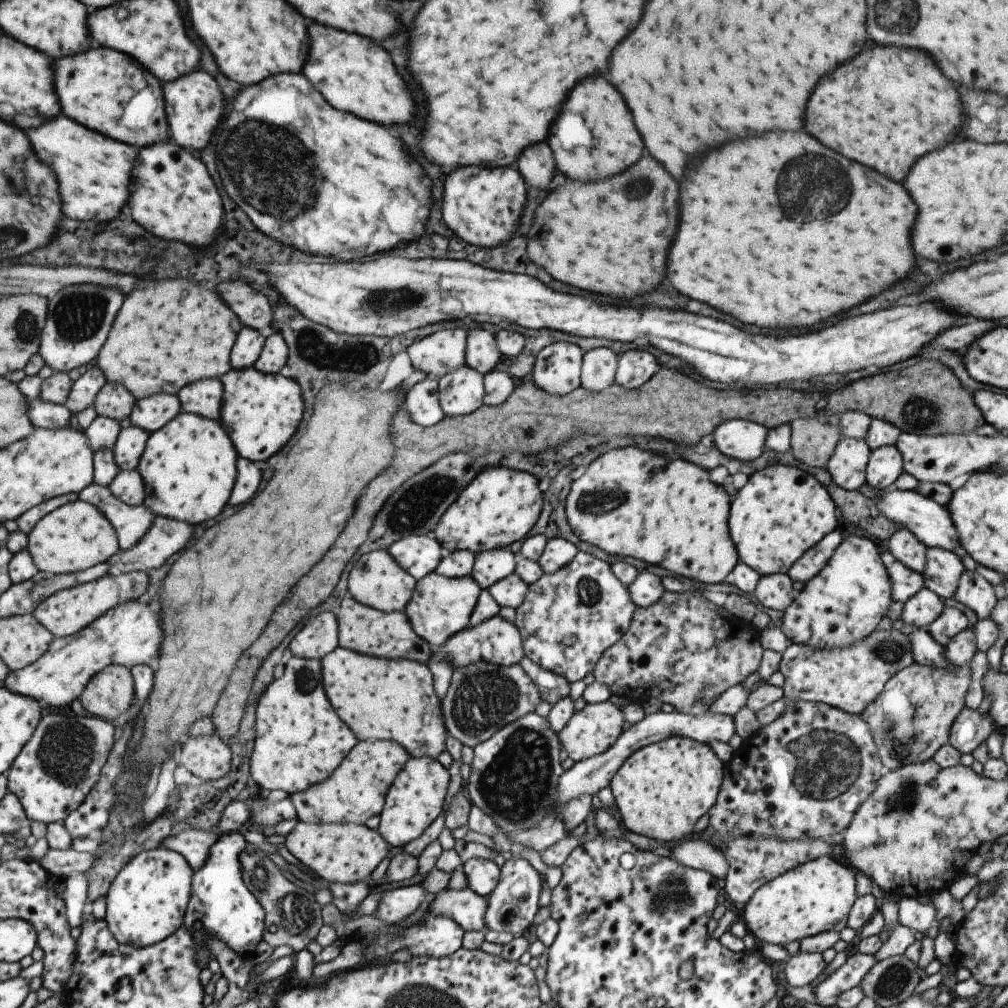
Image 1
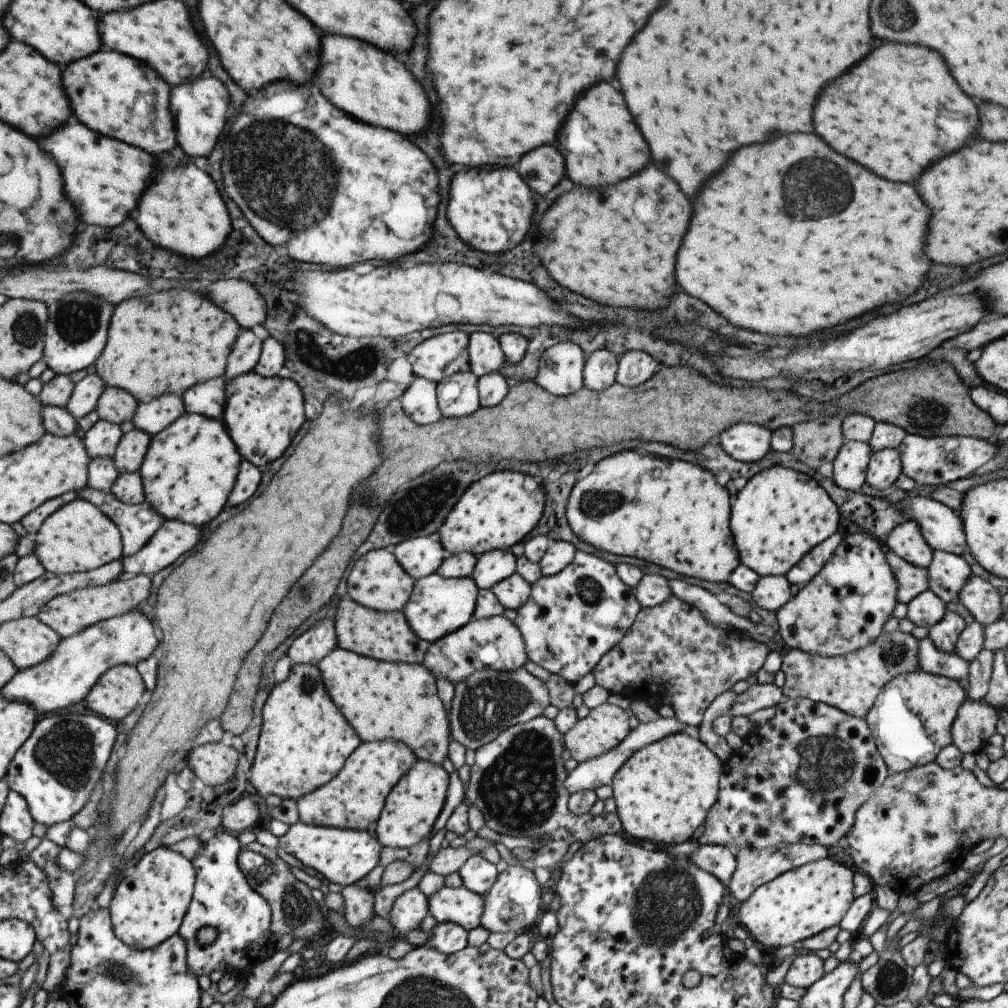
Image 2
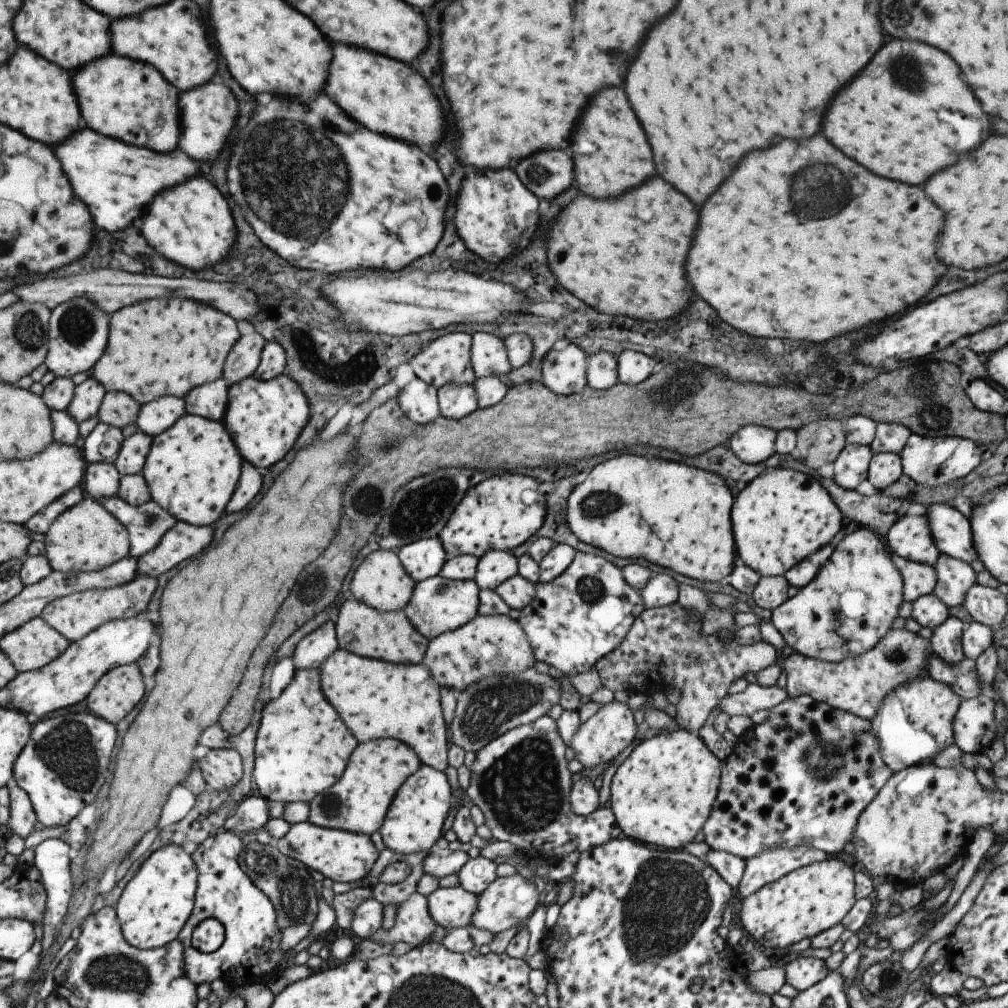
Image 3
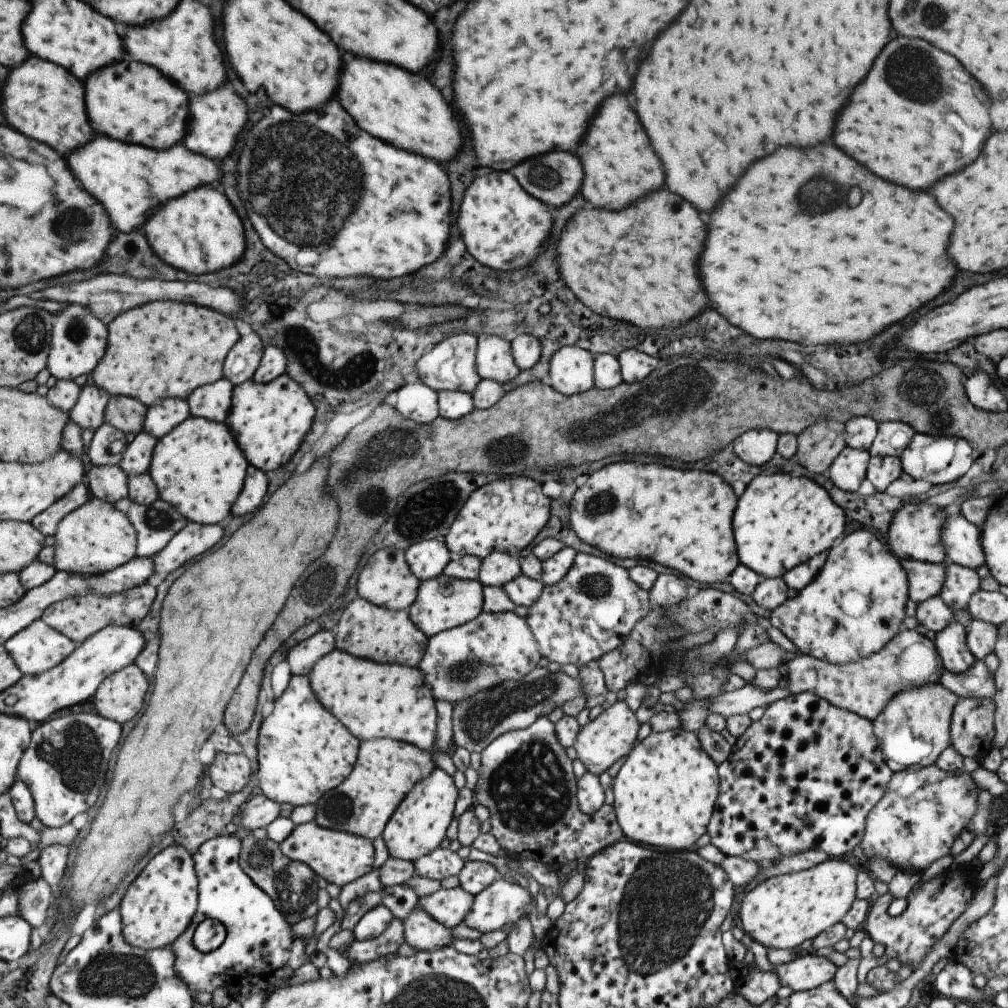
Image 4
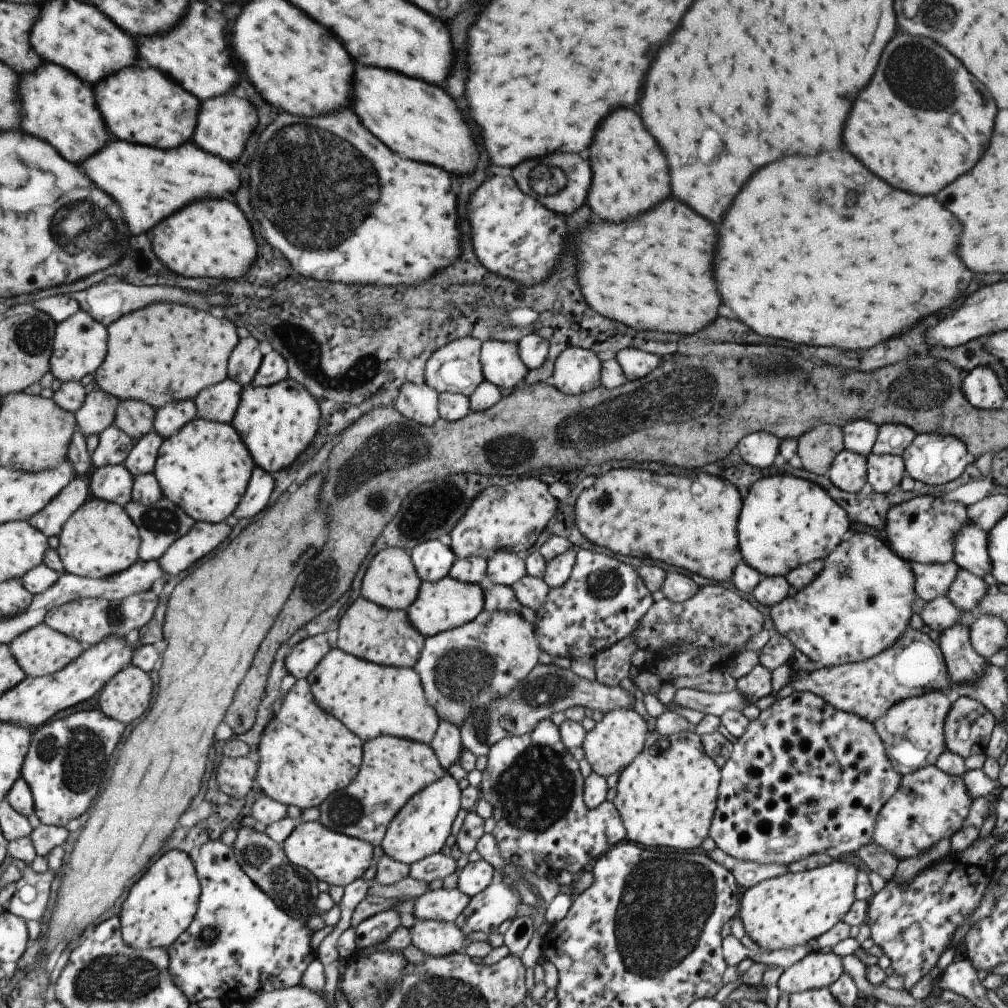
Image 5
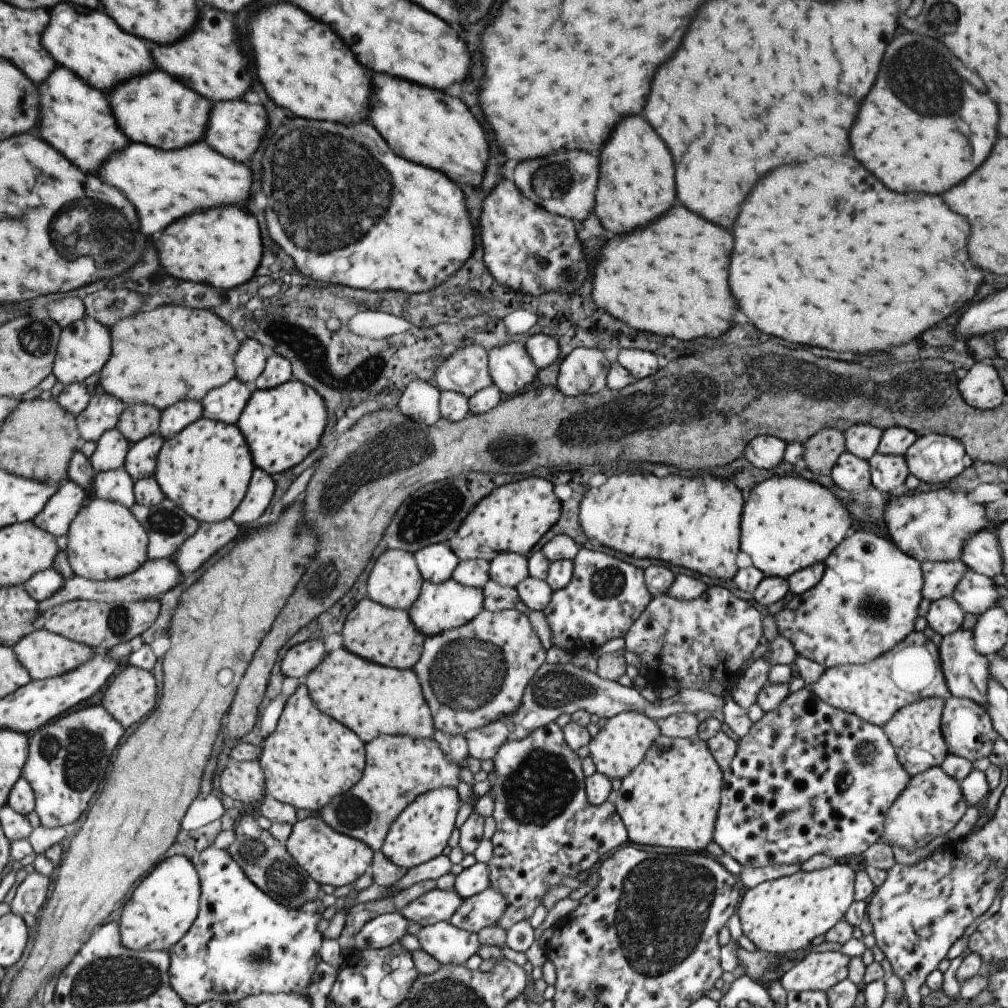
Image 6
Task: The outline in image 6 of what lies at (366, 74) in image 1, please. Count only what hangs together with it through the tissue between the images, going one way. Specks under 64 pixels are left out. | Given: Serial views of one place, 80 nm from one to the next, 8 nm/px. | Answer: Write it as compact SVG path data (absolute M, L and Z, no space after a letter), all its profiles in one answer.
M373 74L369 120L393 154L439 170L457 184L481 184L489 146L481 124L471 116L471 112L467 112L459 98L451 98L443 92L435 92L399 78L389 78L385 74Z

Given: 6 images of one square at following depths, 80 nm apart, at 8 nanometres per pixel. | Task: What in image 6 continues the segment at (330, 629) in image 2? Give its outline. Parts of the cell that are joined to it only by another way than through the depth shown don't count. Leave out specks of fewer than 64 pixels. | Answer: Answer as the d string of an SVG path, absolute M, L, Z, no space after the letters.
M301 641L288 648L279 662L282 677L299 678L311 672L326 655L323 641Z

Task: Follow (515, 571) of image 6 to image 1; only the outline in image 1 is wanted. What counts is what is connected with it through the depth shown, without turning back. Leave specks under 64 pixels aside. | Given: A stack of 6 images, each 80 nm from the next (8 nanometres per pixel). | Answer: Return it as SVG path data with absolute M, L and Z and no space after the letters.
M491 549L474 554L474 563L470 577L480 586L486 589L494 582L509 576L514 572L516 556L505 549Z

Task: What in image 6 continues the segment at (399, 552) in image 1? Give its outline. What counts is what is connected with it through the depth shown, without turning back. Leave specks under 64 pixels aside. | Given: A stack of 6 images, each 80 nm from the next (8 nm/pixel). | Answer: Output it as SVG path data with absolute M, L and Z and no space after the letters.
M447 543L427 545L425 548L415 551L412 555L422 580L433 584L442 583L449 579L460 561Z

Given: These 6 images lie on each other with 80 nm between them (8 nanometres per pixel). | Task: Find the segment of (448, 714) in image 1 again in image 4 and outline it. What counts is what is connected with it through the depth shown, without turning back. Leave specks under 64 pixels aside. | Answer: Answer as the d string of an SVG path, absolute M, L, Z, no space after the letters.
M537 666L514 681L505 681L500 685L472 694L468 699L452 708L452 744L471 752L481 752L492 740L509 731L521 730L533 724L539 717L545 717L554 708L560 708L566 700L583 694L580 682L575 675L566 675L563 671L550 672L545 666Z

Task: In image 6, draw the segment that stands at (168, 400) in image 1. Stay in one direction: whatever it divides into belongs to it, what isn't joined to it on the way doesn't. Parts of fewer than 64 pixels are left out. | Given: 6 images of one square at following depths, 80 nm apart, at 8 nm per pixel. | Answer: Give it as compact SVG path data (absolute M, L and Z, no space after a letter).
M192 400L177 402L177 404L173 404L169 408L165 407L160 411L157 434L163 440L171 438L189 423L201 418L201 416L202 406L200 402Z

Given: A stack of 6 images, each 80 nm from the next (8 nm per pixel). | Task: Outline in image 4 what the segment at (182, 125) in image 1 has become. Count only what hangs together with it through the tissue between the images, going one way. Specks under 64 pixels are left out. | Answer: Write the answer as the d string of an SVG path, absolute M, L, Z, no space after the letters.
M219 88L219 90L207 92L203 96L191 96L188 98L188 102L189 128L187 128L187 134L183 138L183 146L189 148L191 152L203 154L211 160L221 160L221 158L229 156L239 130L247 122L245 102L229 88Z

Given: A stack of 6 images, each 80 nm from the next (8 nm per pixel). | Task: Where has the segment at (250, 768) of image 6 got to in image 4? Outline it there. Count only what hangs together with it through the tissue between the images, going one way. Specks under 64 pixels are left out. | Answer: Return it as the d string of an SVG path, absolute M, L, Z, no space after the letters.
M215 753L213 761L207 766L207 775L212 785L233 795L252 783L253 772L248 758L235 753Z

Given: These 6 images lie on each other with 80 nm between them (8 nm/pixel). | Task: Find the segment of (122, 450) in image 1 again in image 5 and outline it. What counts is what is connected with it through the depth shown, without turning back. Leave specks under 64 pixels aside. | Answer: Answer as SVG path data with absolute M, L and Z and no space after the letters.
M151 430L146 435L139 437L137 442L133 444L122 462L133 479L136 476L153 472L157 449L162 442L162 436Z

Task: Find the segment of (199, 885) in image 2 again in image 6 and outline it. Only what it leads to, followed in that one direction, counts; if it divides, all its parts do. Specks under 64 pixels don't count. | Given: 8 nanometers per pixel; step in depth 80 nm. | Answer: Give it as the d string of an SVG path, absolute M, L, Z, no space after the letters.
M213 846L197 854L194 867L200 884L198 913L183 938L167 951L168 981L173 992L181 997L185 1005L194 1007L207 1000L219 1000L228 1005L259 993L295 993L309 998L309 980L315 966L321 961L318 952L323 938L317 931L317 922L325 910L321 901L323 892L318 892L314 900L307 901L299 908L287 908L257 888L227 850Z

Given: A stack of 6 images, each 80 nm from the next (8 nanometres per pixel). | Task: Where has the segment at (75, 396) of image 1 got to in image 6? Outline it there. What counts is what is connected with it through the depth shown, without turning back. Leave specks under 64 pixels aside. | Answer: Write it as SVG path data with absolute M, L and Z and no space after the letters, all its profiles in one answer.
M99 389L91 390L85 408L76 415L80 442L91 440L97 442L100 436L116 426L118 416L124 405L120 400L103 393Z

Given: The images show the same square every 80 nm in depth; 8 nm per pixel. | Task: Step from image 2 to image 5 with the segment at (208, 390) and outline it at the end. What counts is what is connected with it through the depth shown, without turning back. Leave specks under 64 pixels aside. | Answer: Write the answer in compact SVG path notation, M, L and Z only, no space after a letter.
M226 378L221 384L201 389L194 400L197 418L230 424L240 403L242 388L239 383Z

